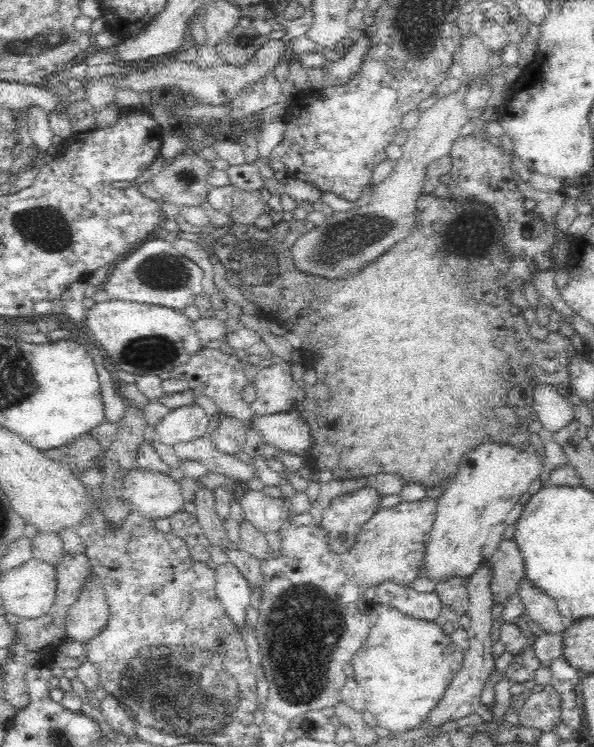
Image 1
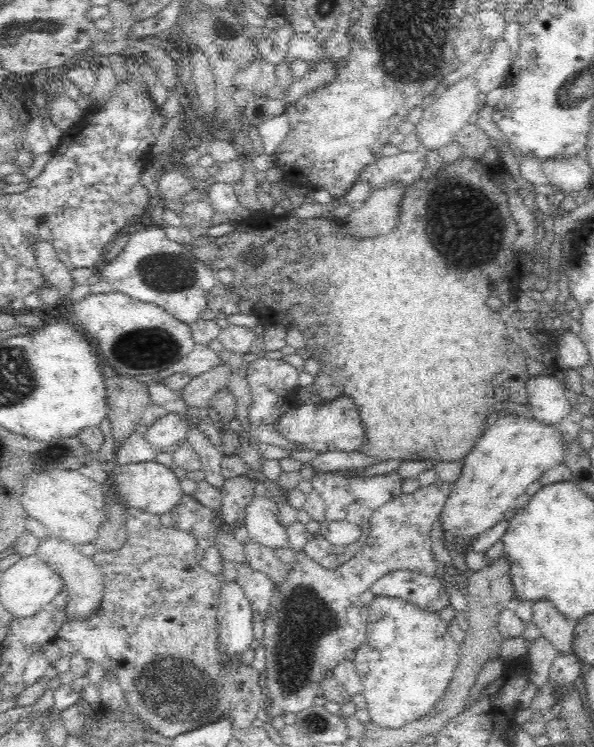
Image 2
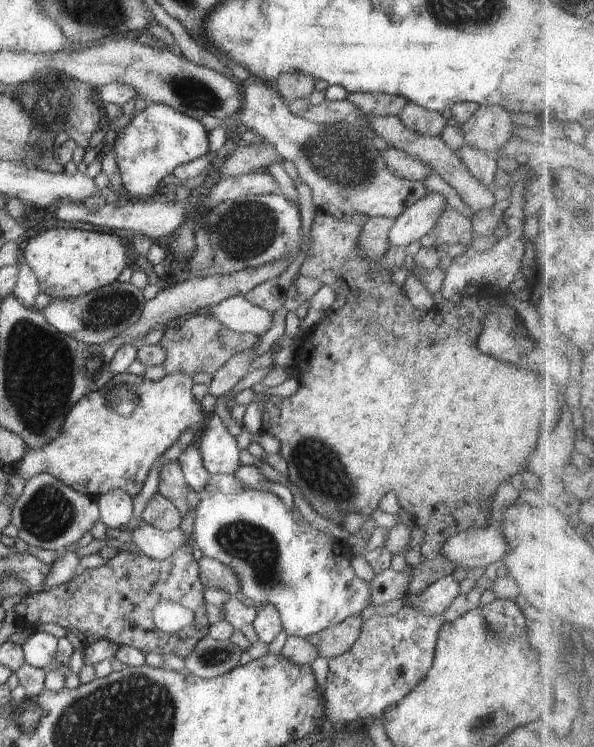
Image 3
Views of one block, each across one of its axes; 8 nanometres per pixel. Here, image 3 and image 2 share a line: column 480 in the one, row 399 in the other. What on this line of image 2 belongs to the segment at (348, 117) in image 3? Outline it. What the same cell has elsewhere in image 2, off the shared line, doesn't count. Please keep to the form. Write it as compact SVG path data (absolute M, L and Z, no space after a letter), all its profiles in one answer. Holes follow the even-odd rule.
M228 363L218 364L202 374L193 376L187 386L178 392L190 407L207 408L211 398L222 388L227 387L233 372Z

